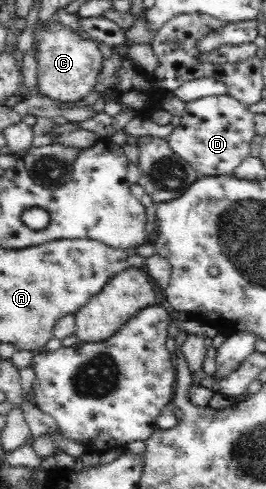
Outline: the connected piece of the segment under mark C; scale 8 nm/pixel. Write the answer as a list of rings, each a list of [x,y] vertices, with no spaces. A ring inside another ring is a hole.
[[[50,22],[48,26],[37,23],[35,38],[38,40],[36,57],[40,94],[60,102],[85,99],[87,94],[91,94],[103,60],[103,53],[99,51],[97,44],[91,40],[81,39],[72,28],[64,27],[59,22]]]

